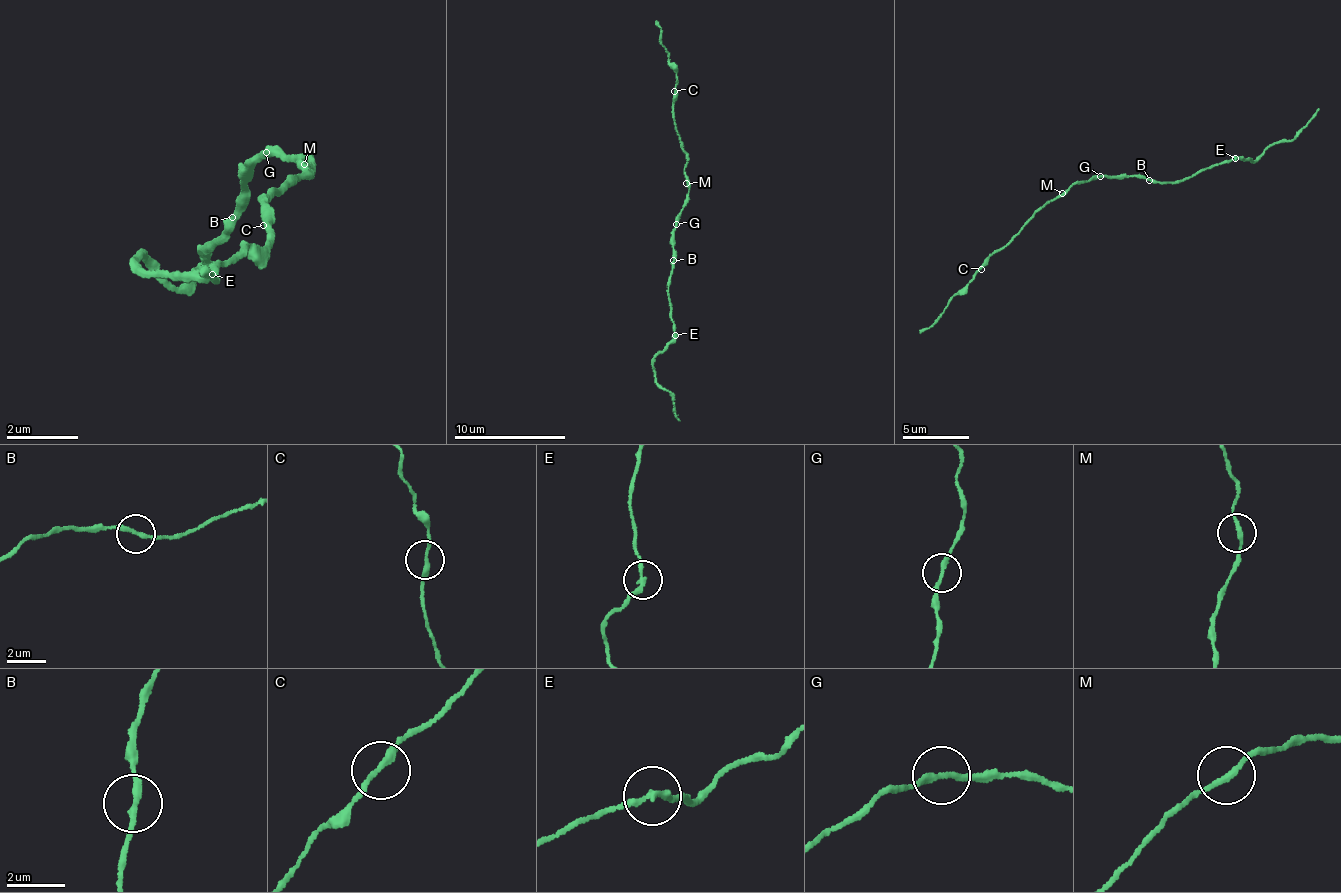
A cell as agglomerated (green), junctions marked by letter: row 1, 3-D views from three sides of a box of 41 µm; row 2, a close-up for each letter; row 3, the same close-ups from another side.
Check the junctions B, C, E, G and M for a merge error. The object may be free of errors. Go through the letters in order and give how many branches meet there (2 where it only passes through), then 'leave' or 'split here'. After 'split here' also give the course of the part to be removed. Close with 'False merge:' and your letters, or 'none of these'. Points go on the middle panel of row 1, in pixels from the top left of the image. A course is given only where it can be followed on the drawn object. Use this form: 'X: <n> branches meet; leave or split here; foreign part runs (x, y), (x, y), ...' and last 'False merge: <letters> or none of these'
B: 2 branches meet; leave
C: 2 branches meet; leave
E: 2 branches meet; leave
G: 2 branches meet; leave
M: 2 branches meet; leave
False merge: none of these

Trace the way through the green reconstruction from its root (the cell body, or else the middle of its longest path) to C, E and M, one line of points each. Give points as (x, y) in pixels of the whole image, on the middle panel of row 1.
C: (676, 226), (676, 215), (686, 205), (689, 183), (684, 173), (687, 154), (676, 133), (673, 117), (674, 91)
E: (676, 226), (673, 232), (673, 274), (668, 295), (676, 335)
M: (676, 226), (676, 215), (686, 205), (686, 183)

